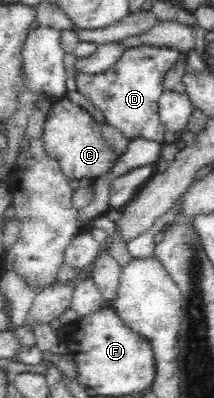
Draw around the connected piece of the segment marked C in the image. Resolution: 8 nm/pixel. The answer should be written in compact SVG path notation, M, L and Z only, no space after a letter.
M65 97L52 103L46 114L43 131L43 150L47 156L54 158L63 174L69 179L96 179L107 174L117 161L117 154L101 136L101 124L83 108Z

